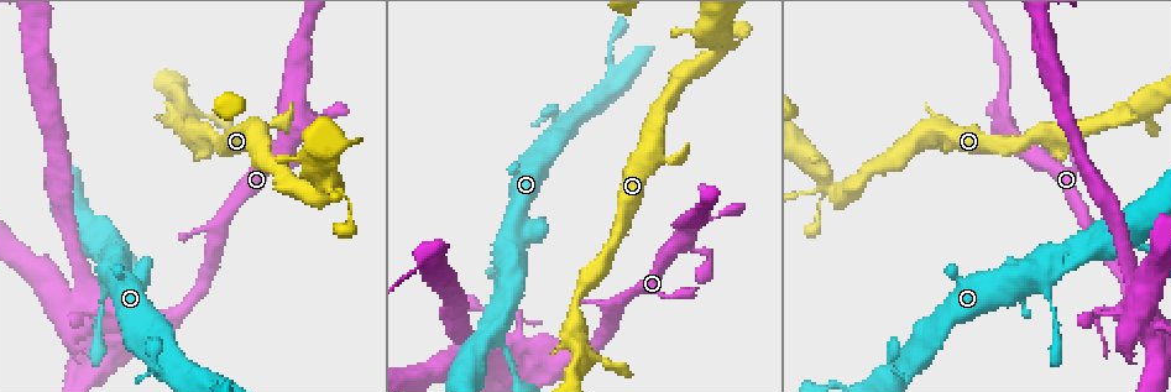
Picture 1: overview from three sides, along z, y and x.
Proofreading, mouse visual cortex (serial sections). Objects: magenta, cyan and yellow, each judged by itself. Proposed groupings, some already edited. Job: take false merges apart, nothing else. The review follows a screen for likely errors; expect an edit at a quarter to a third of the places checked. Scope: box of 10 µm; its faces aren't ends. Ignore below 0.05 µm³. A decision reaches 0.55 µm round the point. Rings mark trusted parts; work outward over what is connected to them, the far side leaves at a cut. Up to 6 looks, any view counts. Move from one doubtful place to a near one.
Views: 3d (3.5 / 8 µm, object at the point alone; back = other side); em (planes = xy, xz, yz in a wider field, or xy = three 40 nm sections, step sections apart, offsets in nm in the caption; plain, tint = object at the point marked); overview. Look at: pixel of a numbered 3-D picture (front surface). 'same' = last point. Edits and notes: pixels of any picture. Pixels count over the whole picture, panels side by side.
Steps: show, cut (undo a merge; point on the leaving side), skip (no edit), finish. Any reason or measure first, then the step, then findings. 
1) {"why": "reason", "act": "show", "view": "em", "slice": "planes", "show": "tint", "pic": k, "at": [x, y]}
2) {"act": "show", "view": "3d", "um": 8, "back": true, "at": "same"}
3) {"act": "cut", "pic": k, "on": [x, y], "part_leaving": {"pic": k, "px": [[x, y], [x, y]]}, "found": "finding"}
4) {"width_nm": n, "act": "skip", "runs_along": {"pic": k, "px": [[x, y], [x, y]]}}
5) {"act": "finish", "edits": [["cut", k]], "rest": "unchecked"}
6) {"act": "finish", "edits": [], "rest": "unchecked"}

{"why": "small branch off a trunk", "act": "show", "view": "3d", "um": 3.5, "pic": 1, "at": [827, 183]}

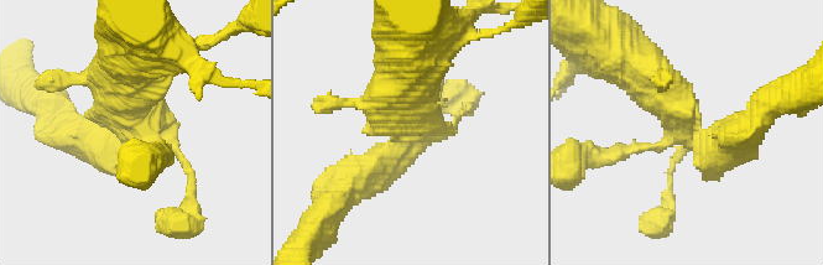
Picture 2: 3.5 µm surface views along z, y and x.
{"act": "show", "view": "em", "slice": "xy", "step": 1, "show": "tint", "pic": 2, "at": [687, 128]}

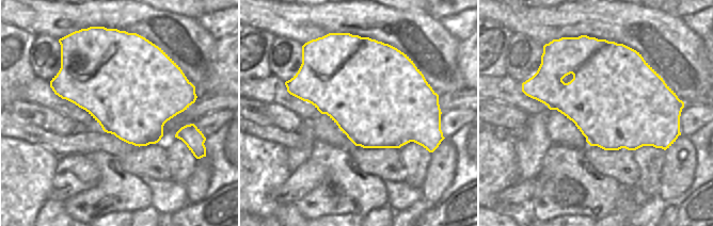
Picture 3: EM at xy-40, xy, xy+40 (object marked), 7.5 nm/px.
{"why": "another direction", "act": "show", "view": "em", "slice": "xy", "step": 2, "show": "tint", "at": "same"}

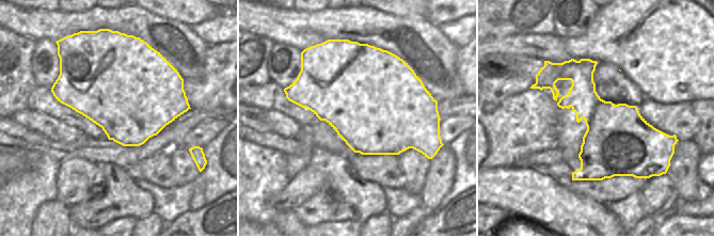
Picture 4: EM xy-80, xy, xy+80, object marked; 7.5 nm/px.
{"act": "cut", "pic": 2, "on": [666, 108], "part_leaving": {"pic": 2, "px": [[687, 131], [644, 71], [599, 32]]}, "found": "two cells meet here"}

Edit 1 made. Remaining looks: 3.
{"why": "redraw", "act": "show", "view": "overview"}

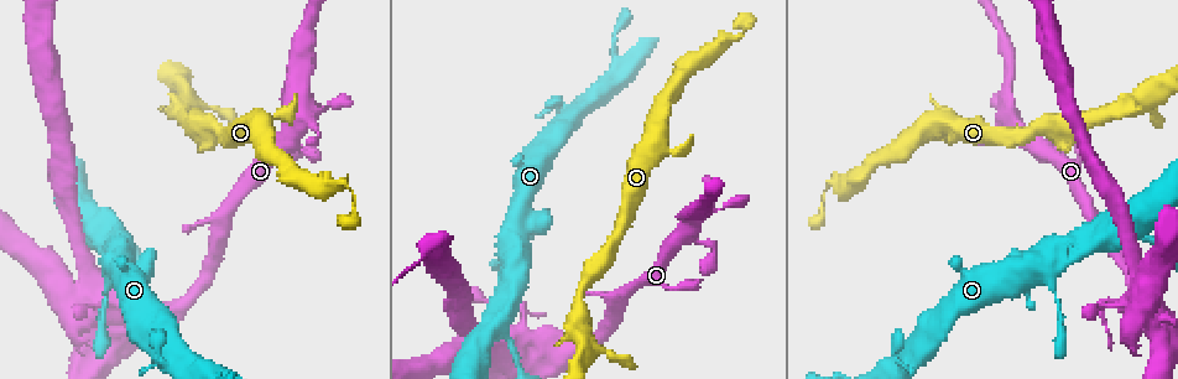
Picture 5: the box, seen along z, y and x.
{"why": "sharp bend", "act": "show", "view": "3d", "um": 8, "pic": 5, "at": [169, 364]}

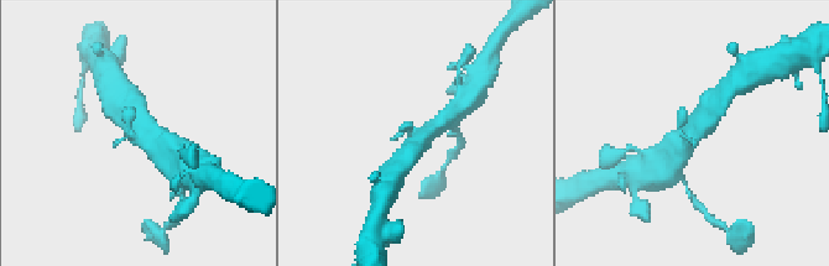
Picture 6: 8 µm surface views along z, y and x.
{"act": "show", "view": "em", "slice": "xy", "step": 2, "show": "tint", "at": "same"}

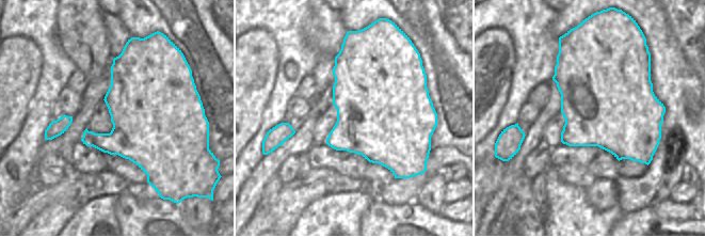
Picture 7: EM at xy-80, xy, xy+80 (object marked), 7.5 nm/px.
{"act": "skip", "found": "one cell here"}

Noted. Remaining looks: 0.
{"act": "finish", "edits": [["cut", 2]], "rest": "unchecked"}

